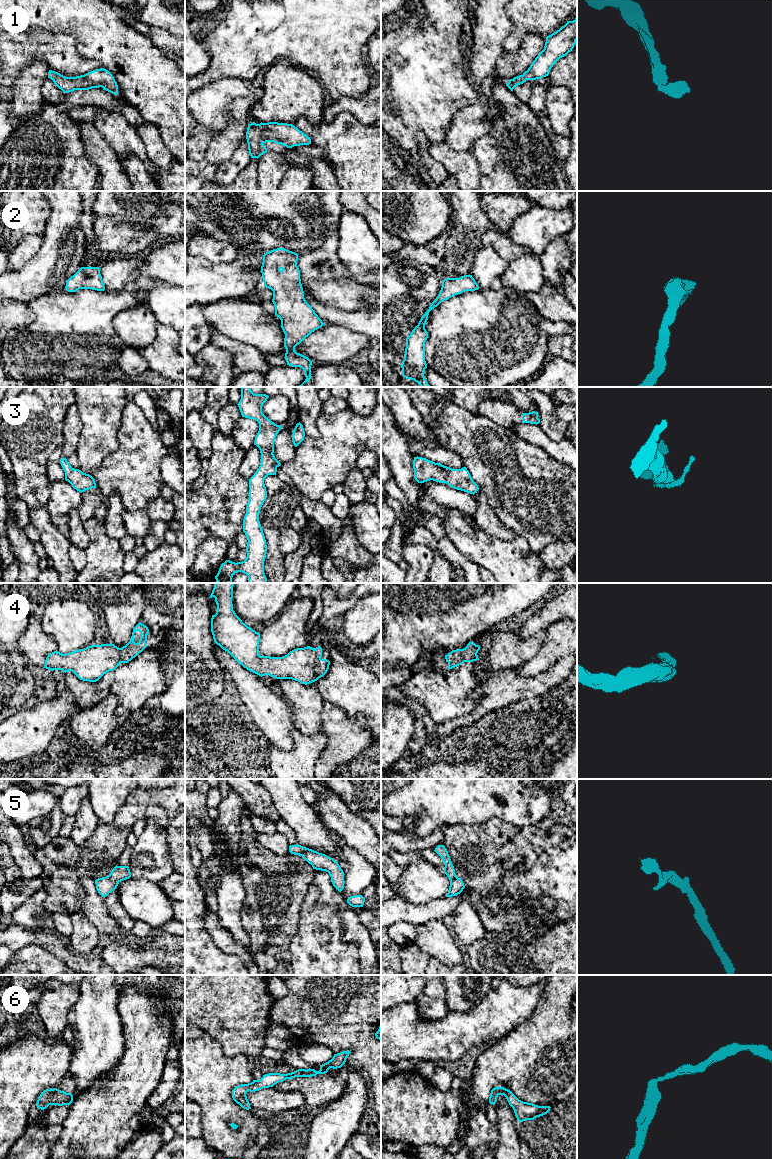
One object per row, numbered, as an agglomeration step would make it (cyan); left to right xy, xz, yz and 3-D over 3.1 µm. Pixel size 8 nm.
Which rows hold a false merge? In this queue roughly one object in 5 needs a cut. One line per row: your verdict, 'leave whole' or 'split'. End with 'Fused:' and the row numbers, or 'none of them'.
1: leave whole
2: leave whole
3: leave whole
4: leave whole
5: leave whole
6: leave whole
Fused: none of them

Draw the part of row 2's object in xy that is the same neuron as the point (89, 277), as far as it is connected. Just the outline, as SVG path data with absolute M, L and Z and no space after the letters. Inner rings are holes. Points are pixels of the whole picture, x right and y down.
M81 267L66 283L68 292L76 292L79 289L92 289L104 291L105 286L99 267Z

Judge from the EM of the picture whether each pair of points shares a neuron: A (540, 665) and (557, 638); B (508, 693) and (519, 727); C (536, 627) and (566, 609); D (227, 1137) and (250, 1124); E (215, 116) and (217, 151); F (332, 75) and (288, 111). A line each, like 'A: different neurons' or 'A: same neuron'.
A: same neuron
B: different neurons
C: same neuron
D: same neuron
E: different neurons
F: different neurons

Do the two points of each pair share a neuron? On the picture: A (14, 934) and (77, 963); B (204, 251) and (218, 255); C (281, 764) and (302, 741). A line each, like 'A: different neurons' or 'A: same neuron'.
A: same neuron
B: same neuron
C: same neuron

